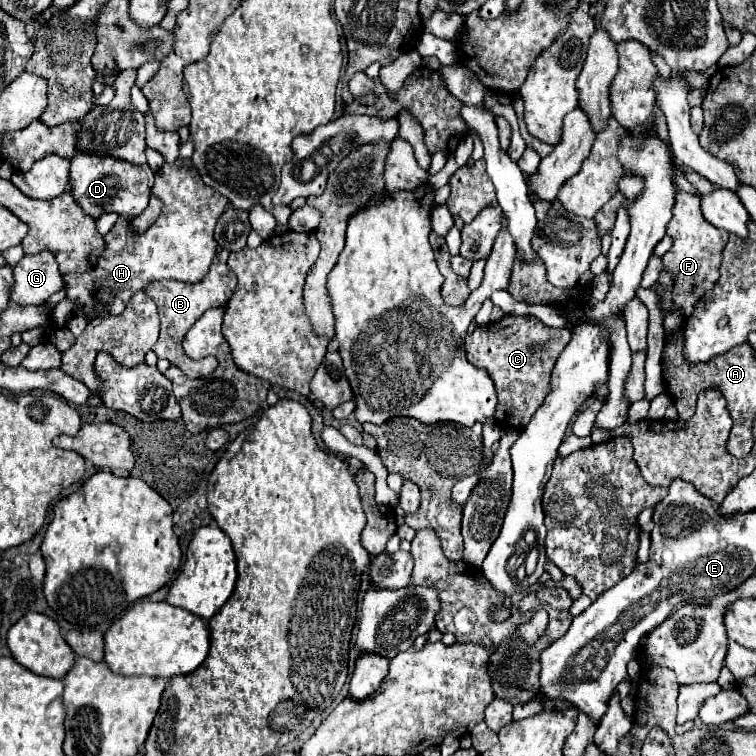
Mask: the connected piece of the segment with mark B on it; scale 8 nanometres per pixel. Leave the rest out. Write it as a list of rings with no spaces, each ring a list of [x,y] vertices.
[[[215,260],[209,268],[209,272],[205,274],[203,280],[195,282],[195,284],[183,284],[177,280],[159,280],[159,282],[151,282],[145,292],[155,300],[155,304],[159,306],[159,318],[161,318],[161,330],[159,330],[159,340],[153,346],[153,352],[157,354],[157,358],[165,358],[171,364],[177,364],[185,376],[189,378],[203,378],[209,376],[215,368],[217,368],[217,360],[215,358],[207,358],[201,362],[195,362],[191,358],[185,356],[183,348],[181,348],[181,340],[183,334],[187,334],[187,330],[199,320],[199,316],[203,312],[207,312],[209,308],[221,308],[223,304],[227,304],[227,300],[231,298],[233,290],[235,290],[235,274],[229,270],[229,266],[225,262]]]

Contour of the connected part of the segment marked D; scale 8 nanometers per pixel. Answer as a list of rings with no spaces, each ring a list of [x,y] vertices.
[[[75,152],[71,160],[71,194],[85,210],[85,214],[97,218],[105,212],[115,212],[125,218],[139,216],[149,202],[149,190],[153,186],[153,172],[147,164],[135,166],[119,158],[103,158]]]

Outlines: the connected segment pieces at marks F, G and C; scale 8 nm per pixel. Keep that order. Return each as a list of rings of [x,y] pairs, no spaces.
[[[683,190],[675,194],[673,218],[667,224],[667,234],[673,238],[673,246],[663,256],[663,270],[653,290],[659,296],[659,308],[665,316],[681,312],[685,318],[689,318],[695,308],[695,302],[703,298],[703,294],[707,294],[711,286],[715,286],[715,282],[719,280],[721,252],[727,244],[729,234],[725,230],[711,226],[699,210],[699,198]]]
[[[47,250],[33,256],[23,256],[21,262],[13,268],[13,274],[15,282],[11,288],[11,300],[21,306],[39,306],[51,294],[63,288],[63,278],[57,262]]]
[[[503,316],[497,322],[475,328],[473,334],[465,336],[467,358],[477,366],[487,370],[491,376],[499,406],[495,410],[495,424],[499,428],[509,426],[523,430],[537,408],[549,394],[551,374],[559,356],[569,342],[569,332],[565,328],[549,328],[535,316]]]

